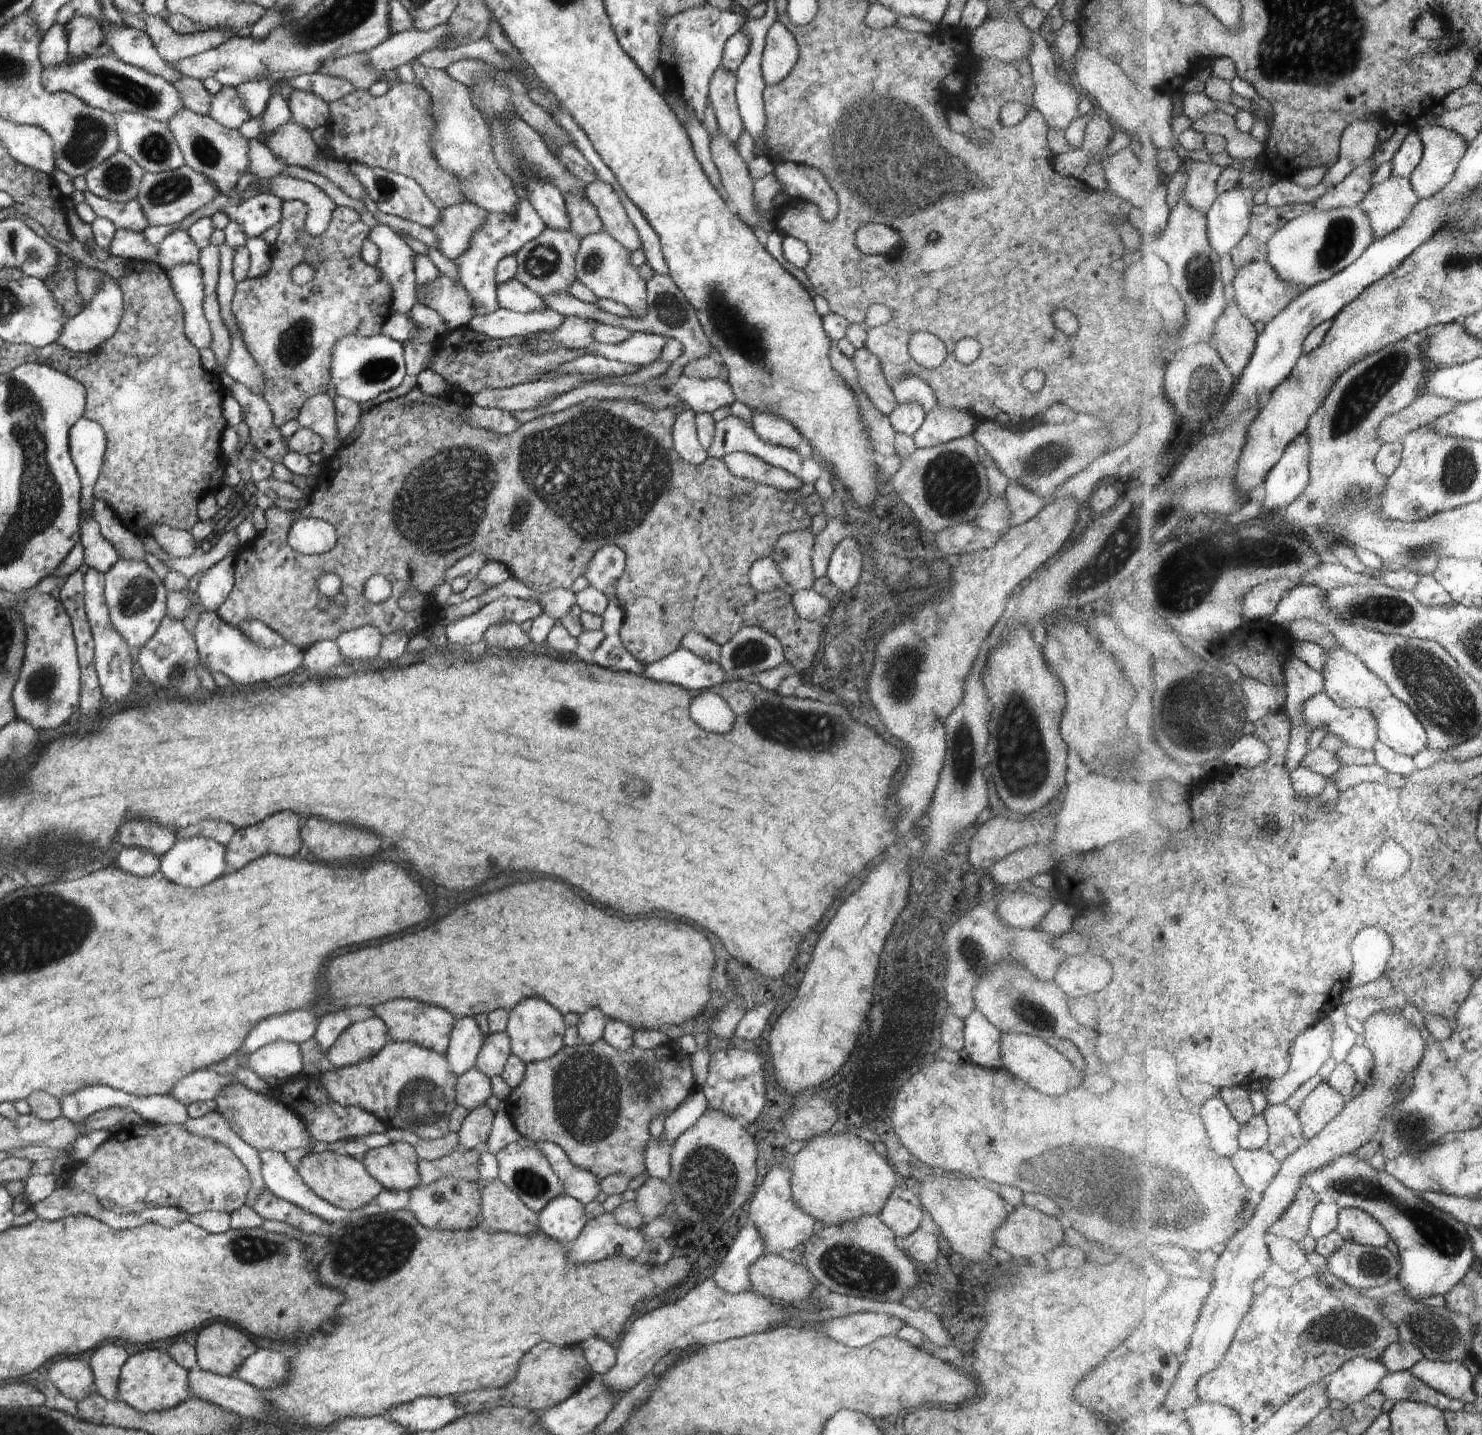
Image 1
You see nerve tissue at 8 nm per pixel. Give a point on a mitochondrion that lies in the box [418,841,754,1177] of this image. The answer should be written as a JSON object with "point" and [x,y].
{"point":[586,1088]}

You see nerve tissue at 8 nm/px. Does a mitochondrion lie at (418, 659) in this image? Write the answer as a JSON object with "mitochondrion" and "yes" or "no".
{"mitochondrion":"no"}

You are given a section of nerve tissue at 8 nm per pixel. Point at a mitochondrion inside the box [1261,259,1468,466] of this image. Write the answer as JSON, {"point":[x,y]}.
{"point":[1362,394]}

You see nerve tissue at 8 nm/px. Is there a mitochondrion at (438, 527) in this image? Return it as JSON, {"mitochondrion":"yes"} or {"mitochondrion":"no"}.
{"mitochondrion":"yes"}

